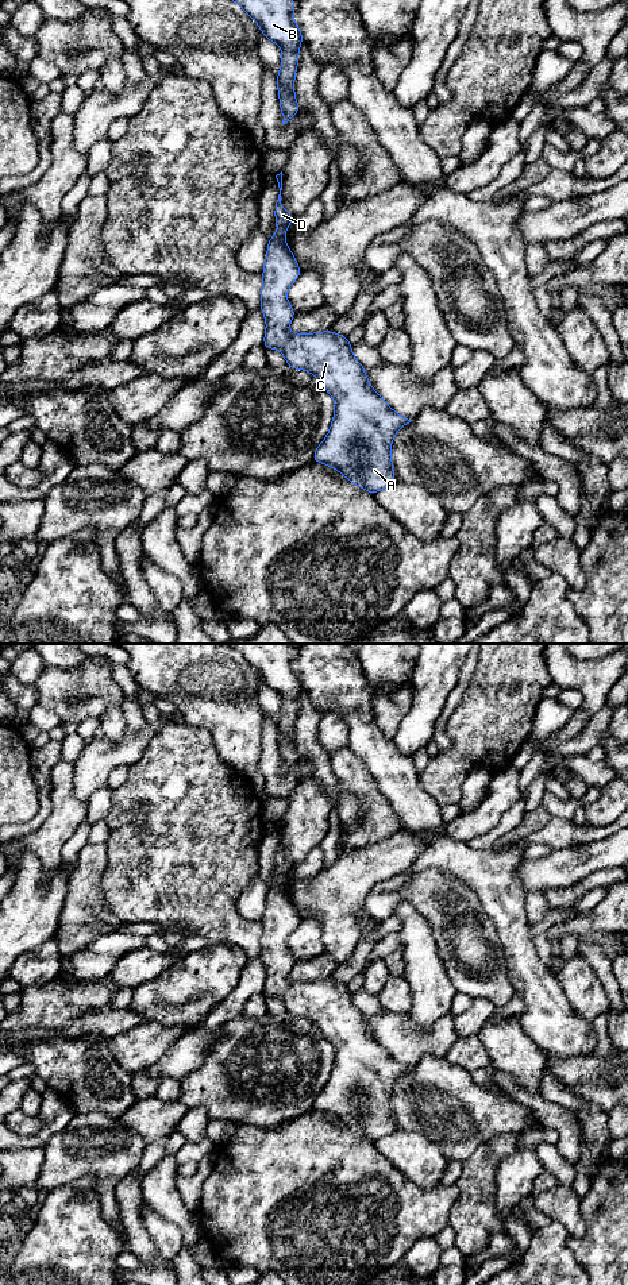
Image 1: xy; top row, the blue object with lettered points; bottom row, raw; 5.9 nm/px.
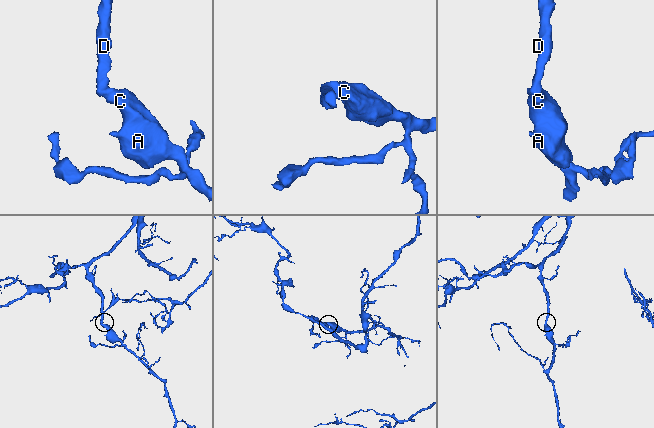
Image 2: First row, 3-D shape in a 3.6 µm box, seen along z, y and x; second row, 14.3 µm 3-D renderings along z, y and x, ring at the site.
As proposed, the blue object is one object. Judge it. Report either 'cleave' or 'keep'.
keep

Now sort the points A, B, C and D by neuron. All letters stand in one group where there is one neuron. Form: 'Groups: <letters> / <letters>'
Groups: A B C D

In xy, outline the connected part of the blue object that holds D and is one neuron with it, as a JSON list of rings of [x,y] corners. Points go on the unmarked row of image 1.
[[[282,819],[276,826],[280,836],[274,854],[278,876],[276,884],[269,885],[262,919],[263,995],[280,997],[288,1015],[313,1022],[335,1049],[331,1077],[315,1097],[313,1110],[336,1116],[374,1143],[397,1130],[390,1096],[396,1080],[411,1068],[397,1062],[370,1034],[365,1015],[354,1006],[346,984],[331,979],[289,980],[296,961],[285,941],[301,918],[285,891],[286,875],[294,868],[281,852]]]

